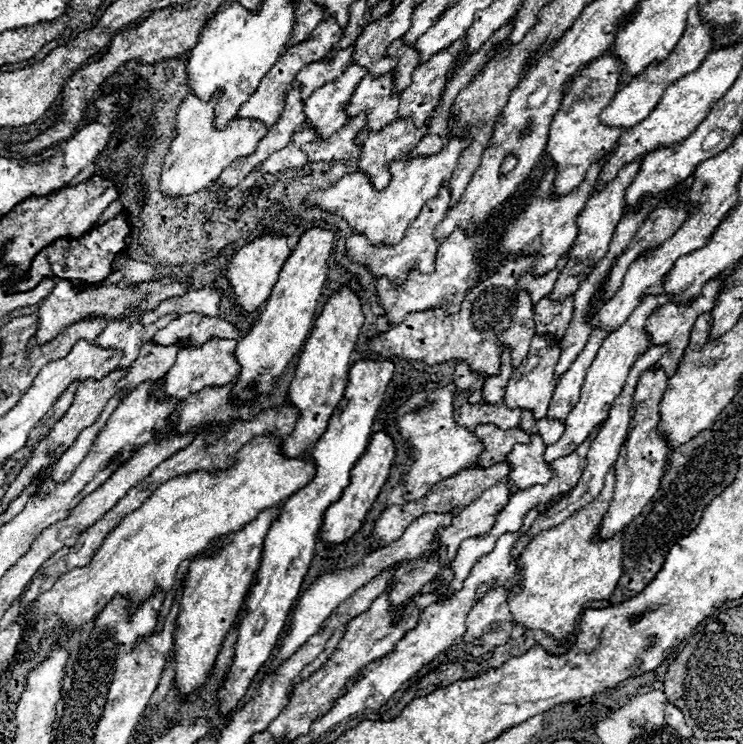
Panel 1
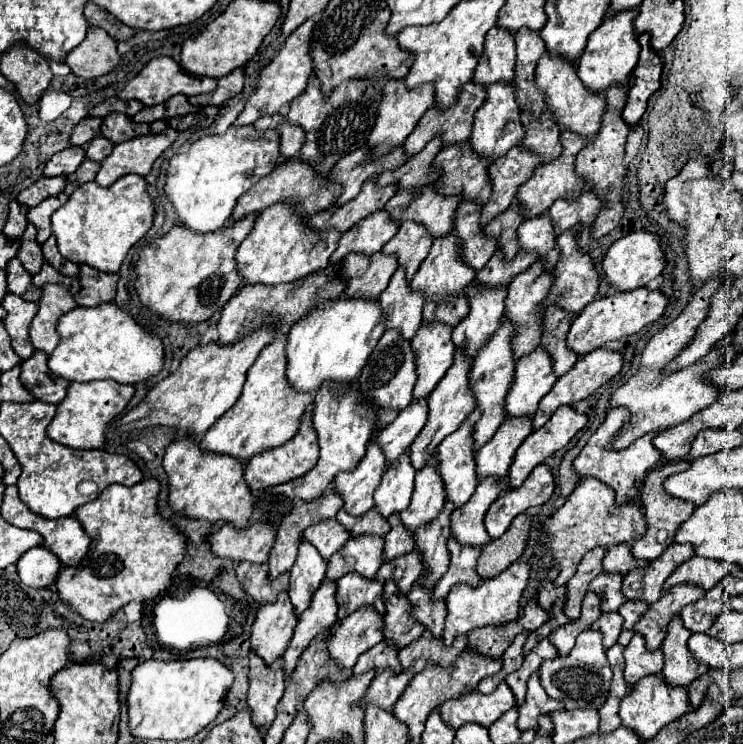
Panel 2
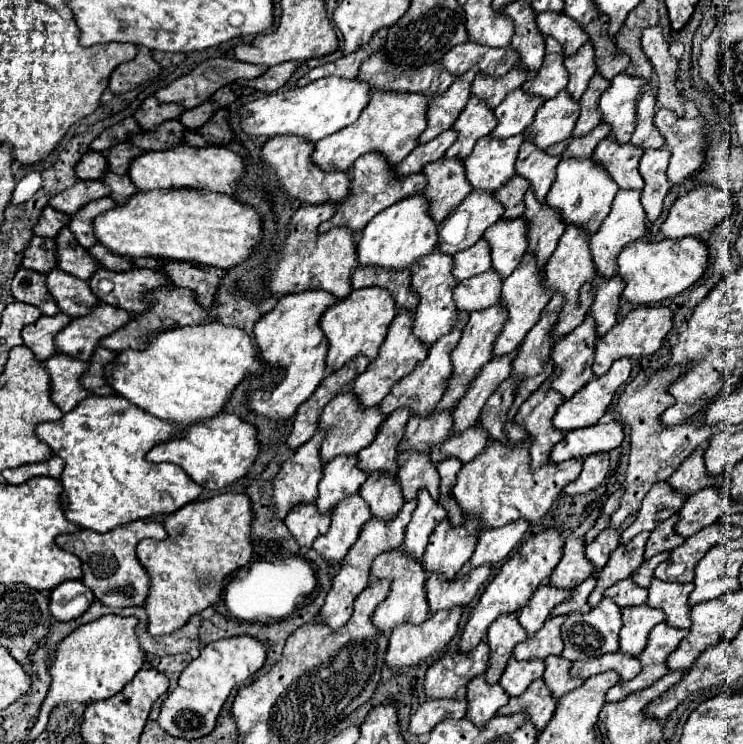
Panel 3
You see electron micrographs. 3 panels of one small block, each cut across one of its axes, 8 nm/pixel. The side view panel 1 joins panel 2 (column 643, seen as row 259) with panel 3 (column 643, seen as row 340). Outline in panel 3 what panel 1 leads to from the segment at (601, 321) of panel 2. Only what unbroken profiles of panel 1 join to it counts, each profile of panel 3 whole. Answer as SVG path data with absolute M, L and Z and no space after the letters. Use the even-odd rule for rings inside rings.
M684 236L676 240L664 238L660 242L634 240L618 256L618 276L626 282L622 296L642 306L658 304L692 286L704 274L706 264L708 264L708 246L696 236Z

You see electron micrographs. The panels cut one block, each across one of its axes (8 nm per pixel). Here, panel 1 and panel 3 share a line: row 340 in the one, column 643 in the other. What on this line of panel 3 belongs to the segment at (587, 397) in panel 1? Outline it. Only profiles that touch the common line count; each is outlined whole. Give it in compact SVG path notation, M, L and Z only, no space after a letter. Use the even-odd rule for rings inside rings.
M648 604L626 606L622 608L622 620L624 620L624 626L620 630L620 650L632 656L638 656L646 648L650 630L658 622L664 622L664 612L650 608Z

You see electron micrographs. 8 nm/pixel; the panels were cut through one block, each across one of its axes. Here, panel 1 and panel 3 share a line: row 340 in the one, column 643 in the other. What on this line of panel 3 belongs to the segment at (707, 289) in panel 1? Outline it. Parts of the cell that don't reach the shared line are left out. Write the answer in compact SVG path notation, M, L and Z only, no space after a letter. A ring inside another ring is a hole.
M666 622L656 624L656 628L652 628L652 632L650 632L646 650L640 654L642 672L636 678L632 678L630 682L618 682L616 686L612 686L606 694L608 702L618 702L618 700L626 698L628 694L644 690L658 678L662 678L668 672L666 658L678 648L680 640L686 634L688 634L688 630L668 626Z

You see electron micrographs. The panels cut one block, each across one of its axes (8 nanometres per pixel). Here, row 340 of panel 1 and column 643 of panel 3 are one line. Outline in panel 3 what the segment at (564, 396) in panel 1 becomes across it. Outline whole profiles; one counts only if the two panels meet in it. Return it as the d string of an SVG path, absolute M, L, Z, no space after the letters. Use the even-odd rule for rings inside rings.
M626 578L626 580L622 580L620 584L610 586L610 588L604 592L604 596L612 598L620 608L624 608L624 606L640 606L640 604L646 602L648 590L636 586L636 584L632 582L632 578Z

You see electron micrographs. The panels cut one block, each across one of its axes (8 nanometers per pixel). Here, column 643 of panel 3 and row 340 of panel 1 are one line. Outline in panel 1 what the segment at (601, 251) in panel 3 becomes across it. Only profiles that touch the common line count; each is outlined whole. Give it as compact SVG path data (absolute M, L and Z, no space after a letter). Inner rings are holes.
M210 338L198 348L190 344L188 348L178 352L176 364L166 372L162 392L182 400L194 392L200 392L206 386L222 386L222 384L234 382L240 374L240 364L234 356L234 350L236 350L236 340L228 340L228 338Z

